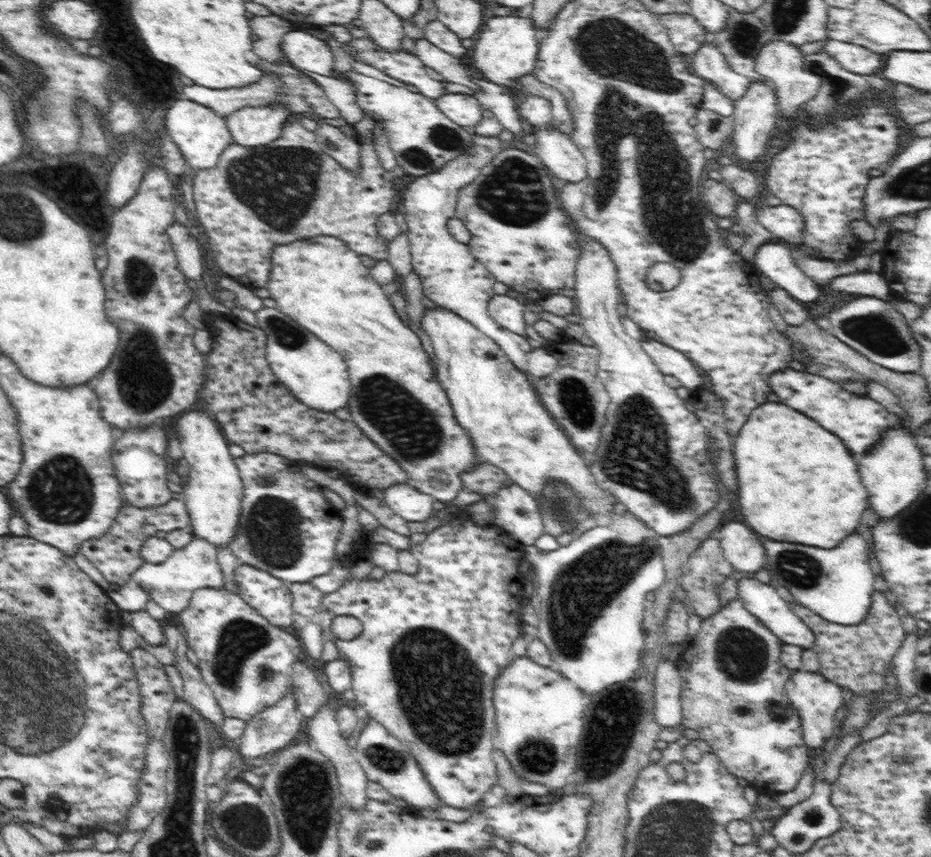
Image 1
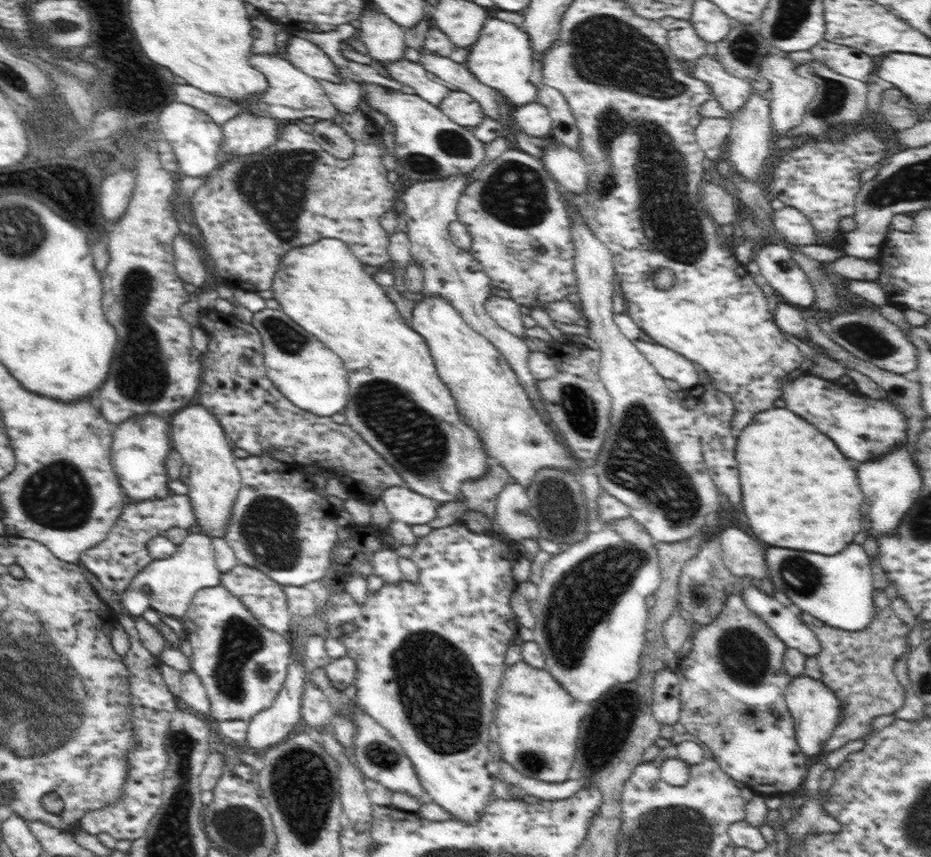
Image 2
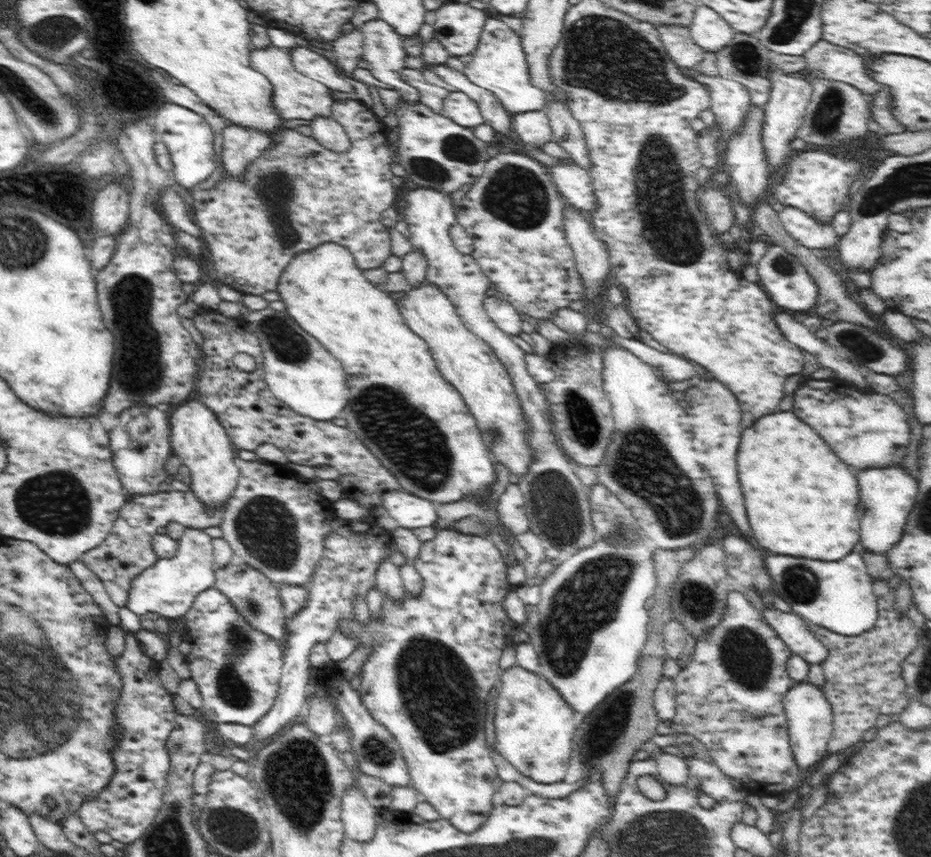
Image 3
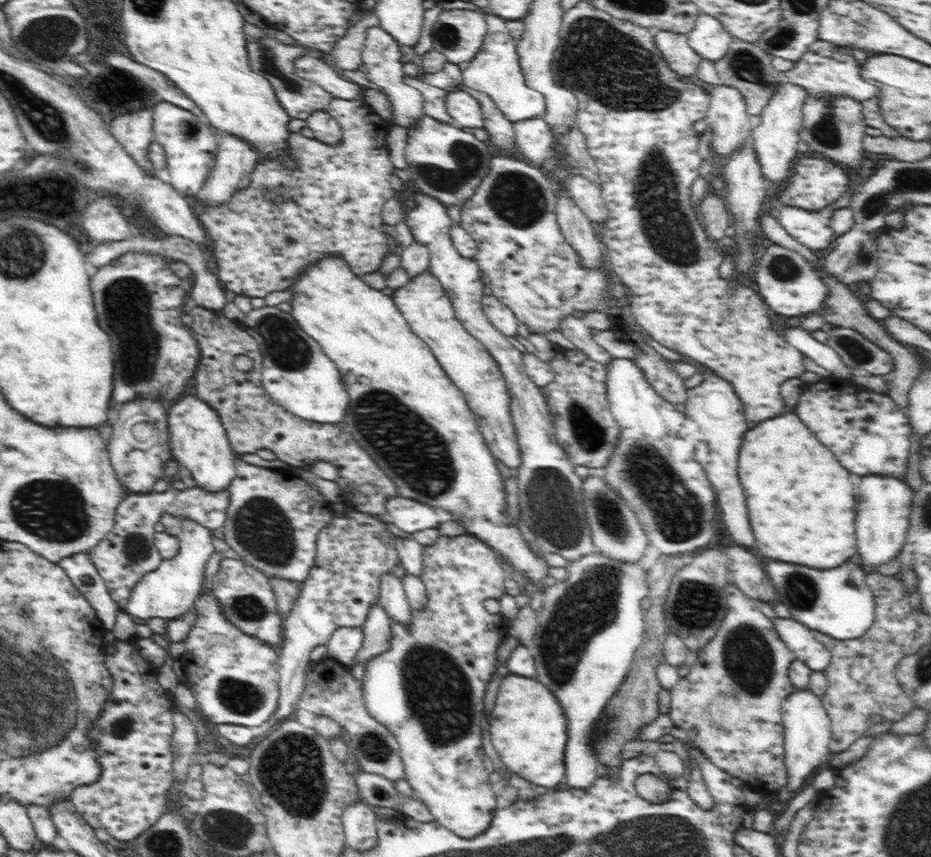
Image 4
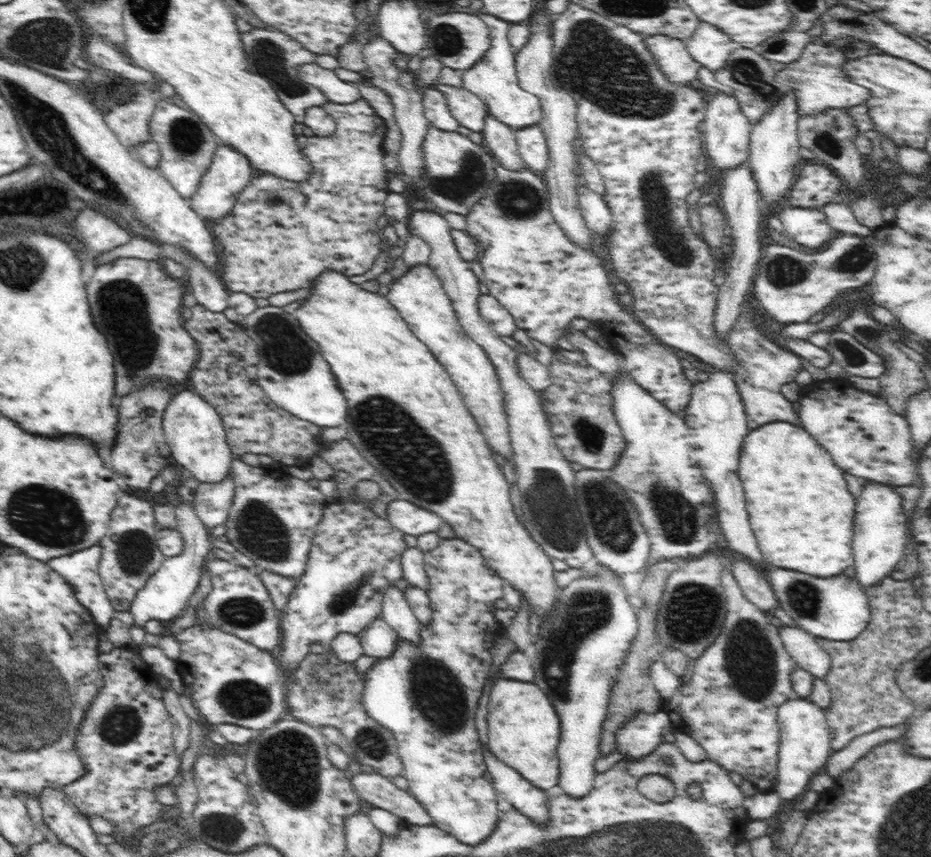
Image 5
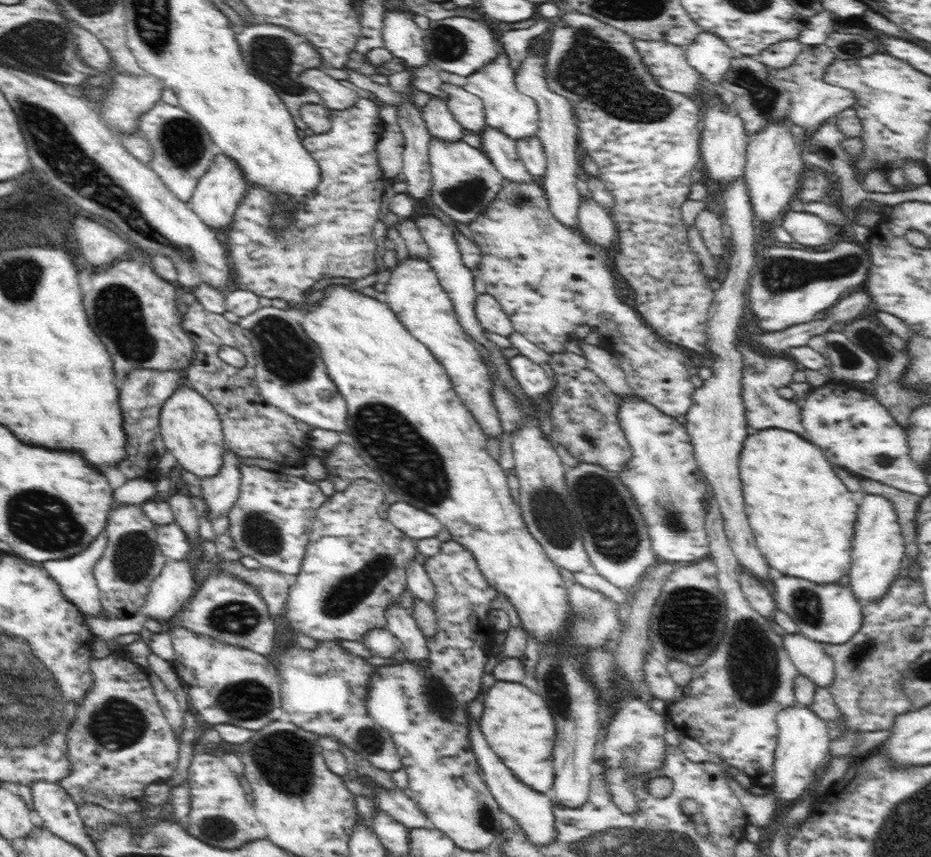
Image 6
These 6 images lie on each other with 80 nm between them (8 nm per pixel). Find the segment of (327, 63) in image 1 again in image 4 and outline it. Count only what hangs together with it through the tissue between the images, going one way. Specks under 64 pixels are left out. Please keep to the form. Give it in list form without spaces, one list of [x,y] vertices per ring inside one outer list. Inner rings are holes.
[[[312,54],[295,58],[296,74],[300,80],[311,80],[319,84],[326,92],[332,96],[354,100],[361,98],[362,86],[352,81],[344,80],[332,65],[328,65],[322,58],[312,56]]]

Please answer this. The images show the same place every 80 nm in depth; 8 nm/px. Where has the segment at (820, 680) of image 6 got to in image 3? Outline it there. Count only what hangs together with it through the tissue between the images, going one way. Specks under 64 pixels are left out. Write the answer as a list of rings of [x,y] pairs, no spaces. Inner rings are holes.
[[[763,607],[761,613],[765,621],[777,632],[790,652],[804,658],[808,664],[822,664],[828,656],[828,649],[808,628],[800,615],[782,612],[778,608]]]

